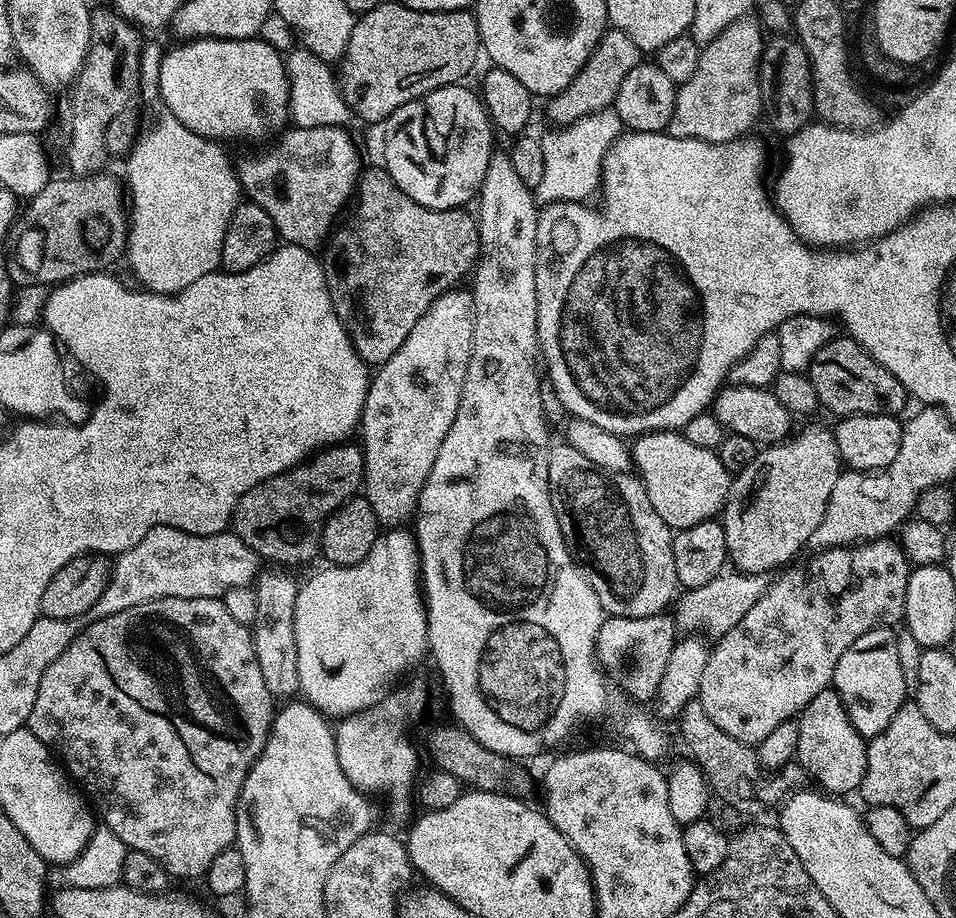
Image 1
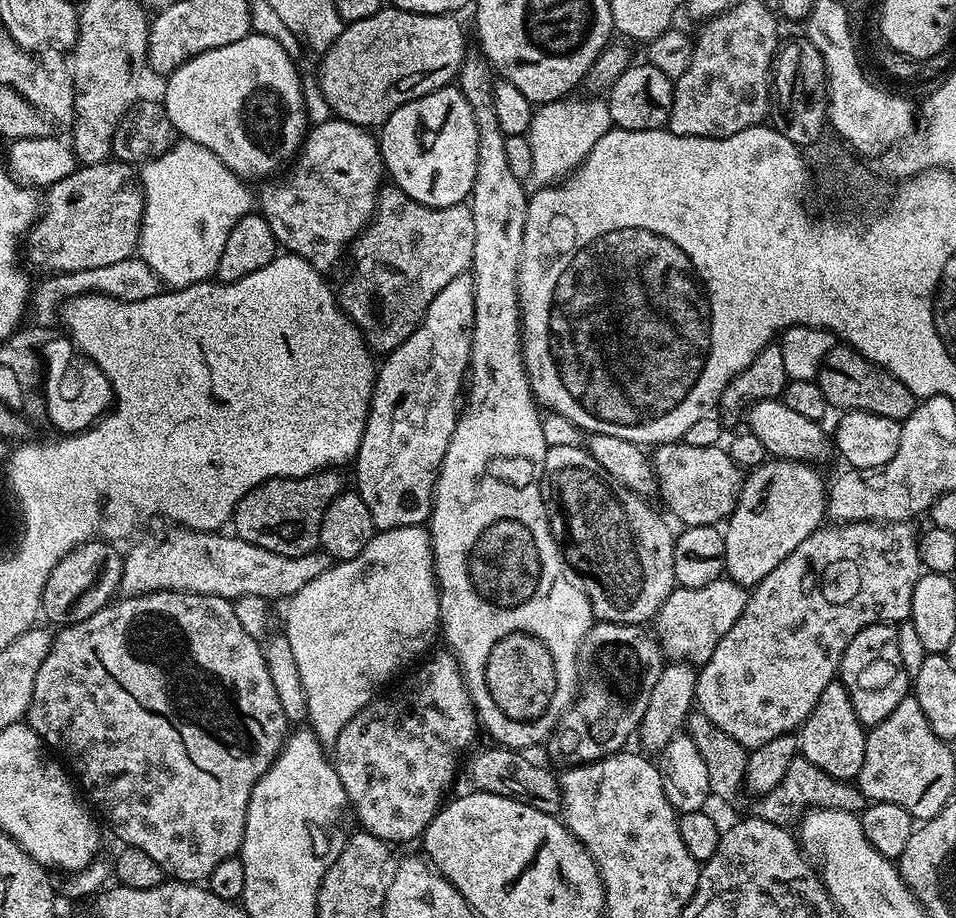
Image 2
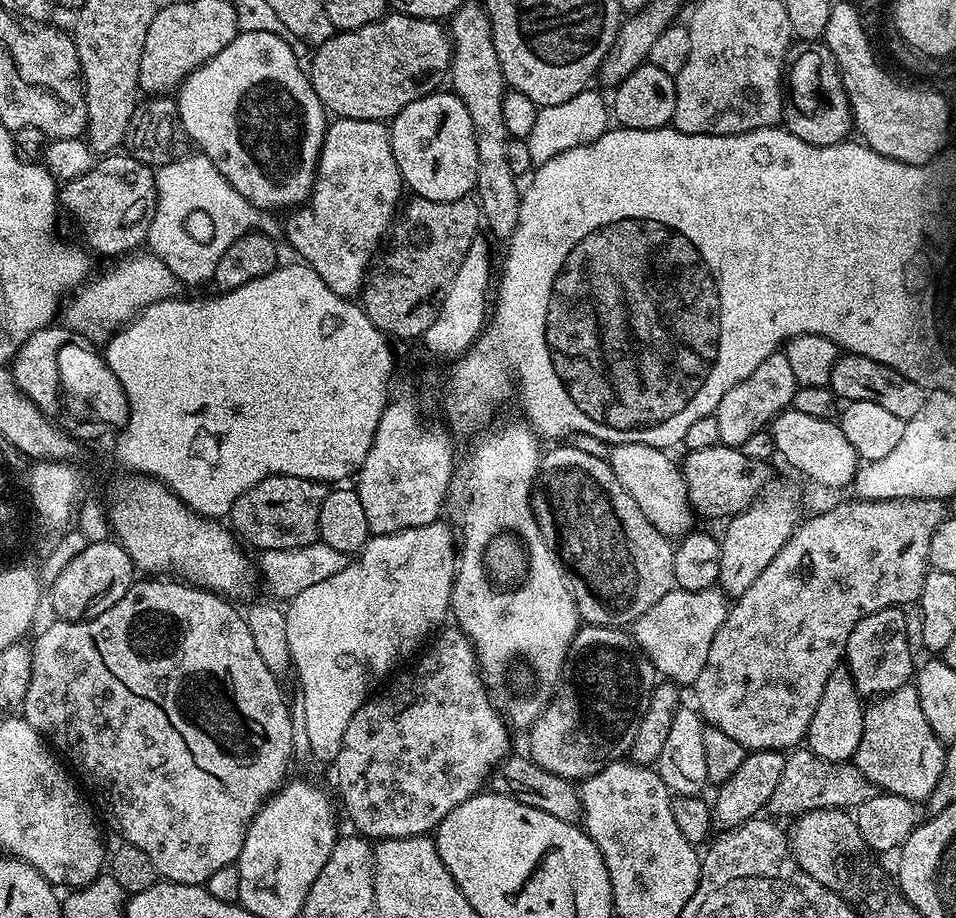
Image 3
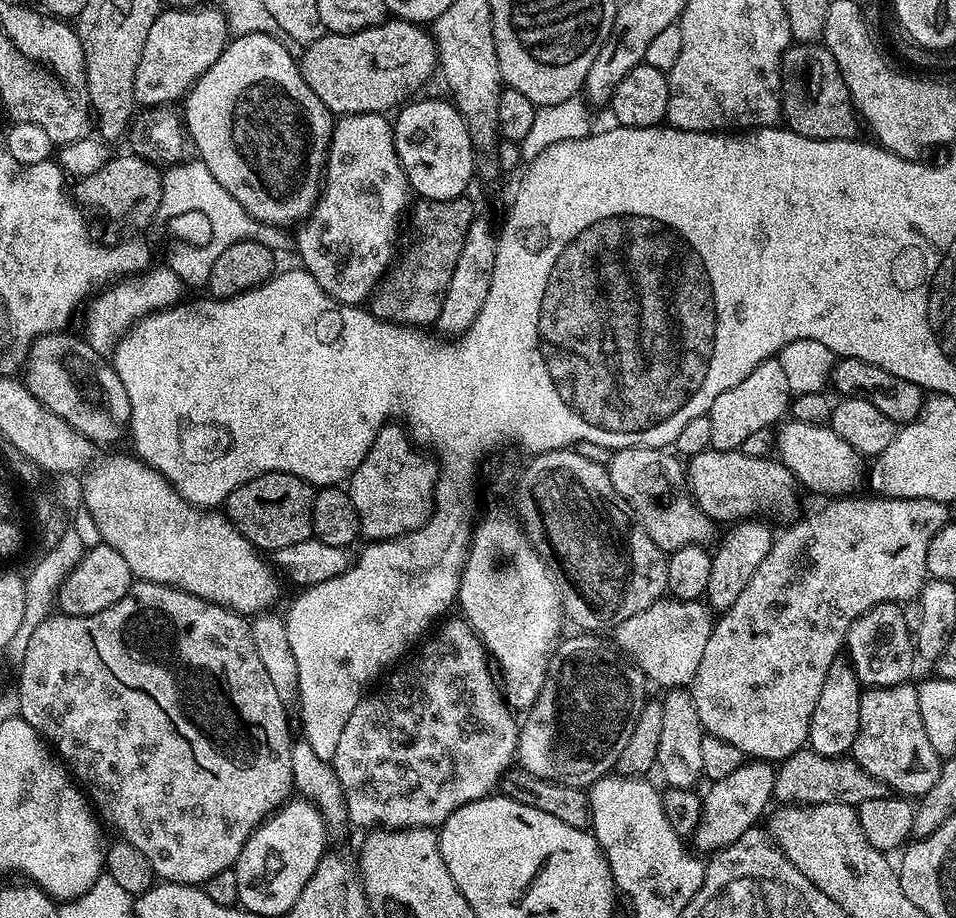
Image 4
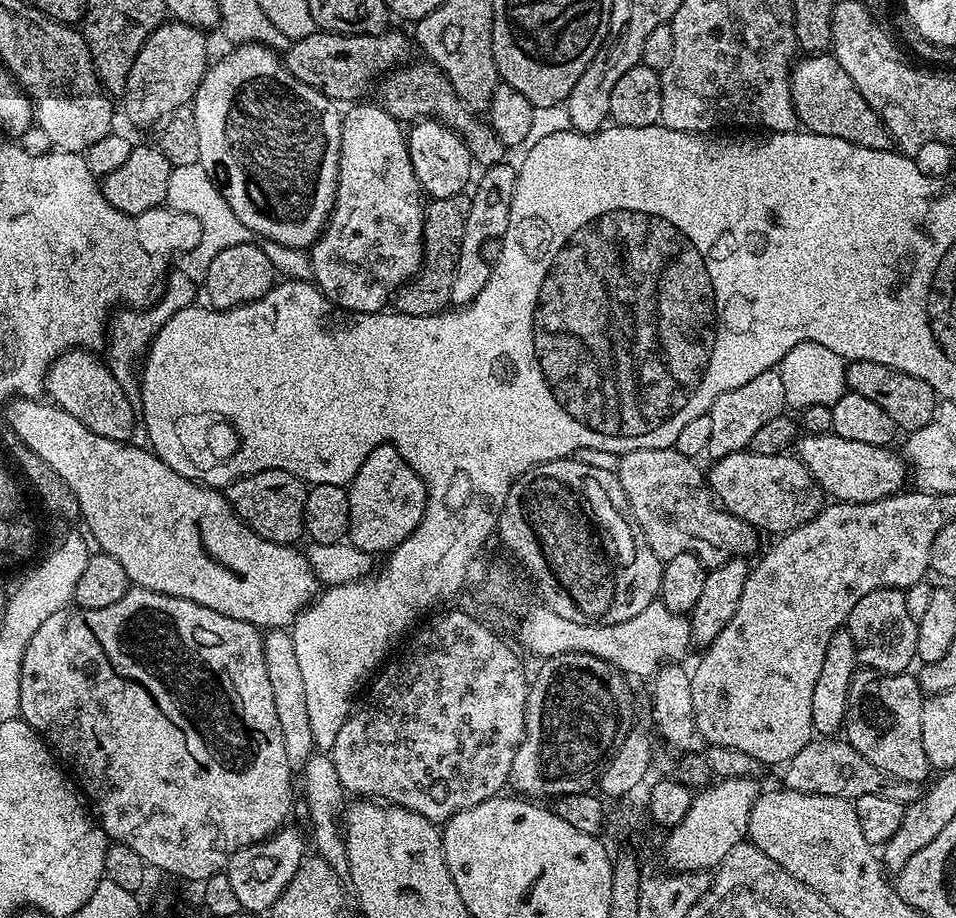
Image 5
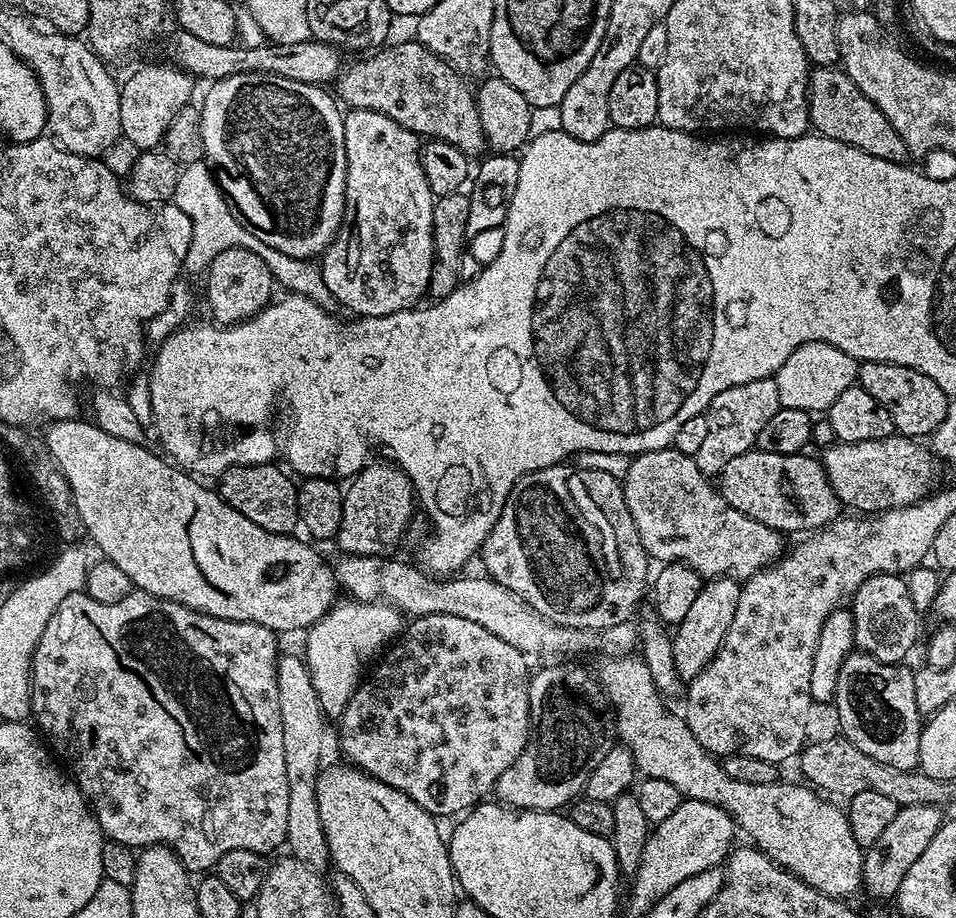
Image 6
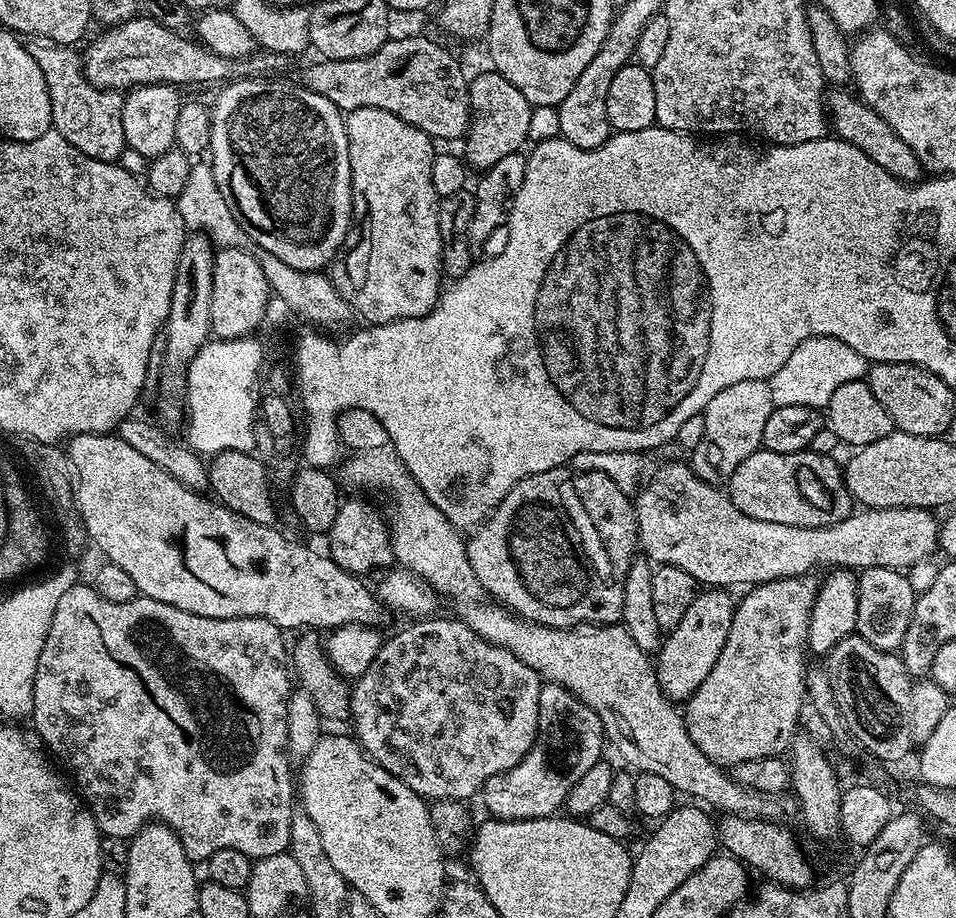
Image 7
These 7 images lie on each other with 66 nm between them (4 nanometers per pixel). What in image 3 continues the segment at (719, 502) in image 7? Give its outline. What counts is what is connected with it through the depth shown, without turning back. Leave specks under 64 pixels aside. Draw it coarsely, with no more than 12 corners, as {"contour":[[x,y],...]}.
{"contour":[[617,444],[606,459],[664,537],[693,531],[684,475],[665,449]]}

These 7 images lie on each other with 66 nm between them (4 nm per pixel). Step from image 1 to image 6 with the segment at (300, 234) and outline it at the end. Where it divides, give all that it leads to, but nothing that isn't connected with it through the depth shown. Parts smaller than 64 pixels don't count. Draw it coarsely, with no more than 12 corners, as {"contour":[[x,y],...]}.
{"contour":[[343,113],[344,220],[318,265],[357,317],[429,295],[421,137]]}

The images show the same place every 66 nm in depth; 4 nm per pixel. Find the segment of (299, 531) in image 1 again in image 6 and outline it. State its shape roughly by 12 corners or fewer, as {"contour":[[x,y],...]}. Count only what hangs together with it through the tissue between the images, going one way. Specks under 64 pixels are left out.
{"contour":[[276,462],[236,464],[218,491],[250,522],[298,528],[297,485]]}

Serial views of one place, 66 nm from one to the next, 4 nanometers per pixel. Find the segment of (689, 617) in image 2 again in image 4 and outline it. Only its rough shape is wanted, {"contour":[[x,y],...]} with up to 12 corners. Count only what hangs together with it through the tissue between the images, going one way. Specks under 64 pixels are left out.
{"contour":[[655,600],[614,629],[649,681],[691,685],[713,617],[700,600]]}

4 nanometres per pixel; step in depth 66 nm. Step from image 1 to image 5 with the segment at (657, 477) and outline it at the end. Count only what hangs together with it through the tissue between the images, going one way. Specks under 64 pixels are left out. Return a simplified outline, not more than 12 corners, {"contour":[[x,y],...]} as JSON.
{"contour":[[795,455],[719,457],[706,483],[751,528],[794,530],[820,513]]}

